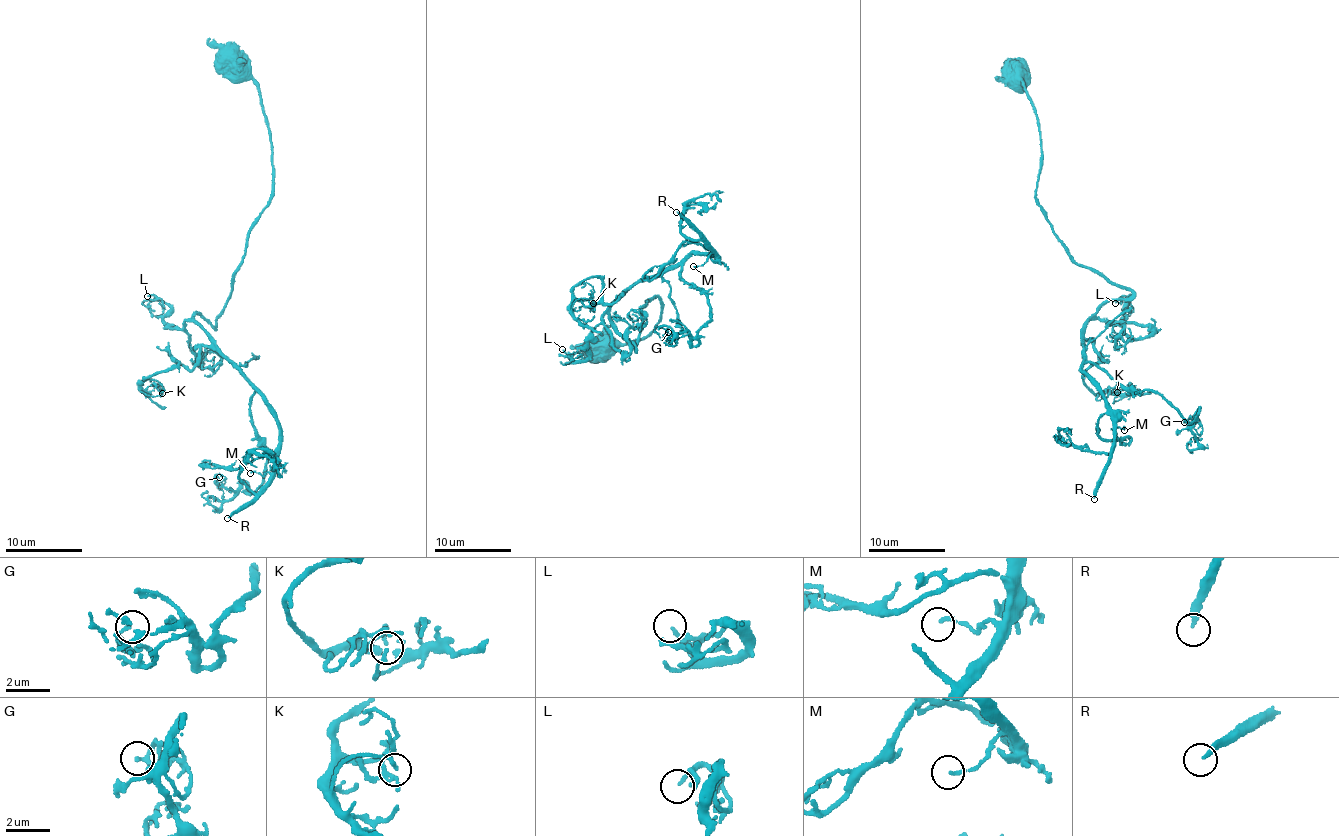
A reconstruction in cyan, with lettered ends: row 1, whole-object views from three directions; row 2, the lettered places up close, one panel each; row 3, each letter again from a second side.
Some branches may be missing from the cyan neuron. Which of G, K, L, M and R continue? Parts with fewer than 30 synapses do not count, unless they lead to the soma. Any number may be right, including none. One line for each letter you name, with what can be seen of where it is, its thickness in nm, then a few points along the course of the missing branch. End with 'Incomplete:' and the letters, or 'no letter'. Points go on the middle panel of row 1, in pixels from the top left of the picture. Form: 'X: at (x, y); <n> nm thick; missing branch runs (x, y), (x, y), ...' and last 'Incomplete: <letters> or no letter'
R: at (676, 212); 220 nm thick
Incomplete: R

